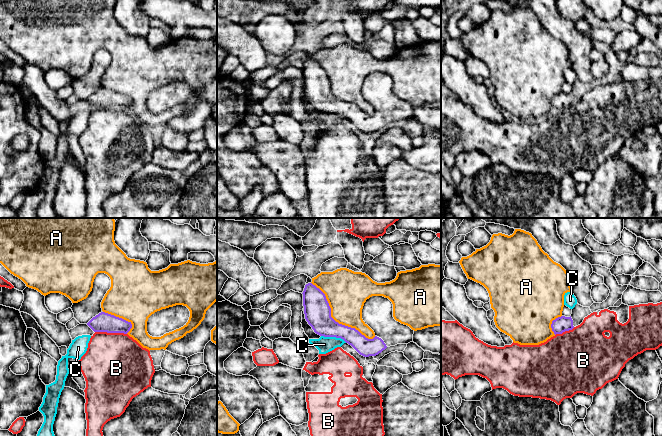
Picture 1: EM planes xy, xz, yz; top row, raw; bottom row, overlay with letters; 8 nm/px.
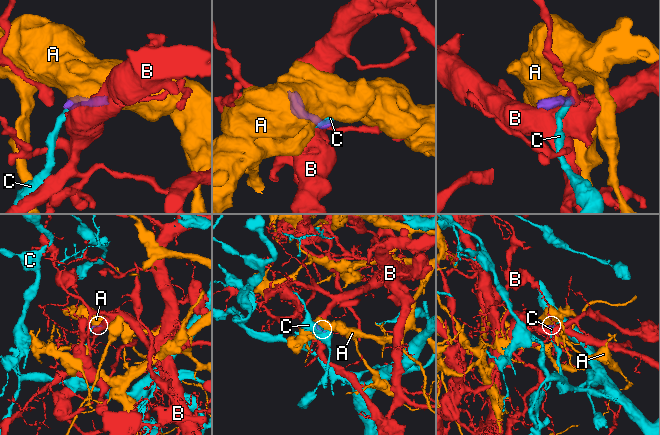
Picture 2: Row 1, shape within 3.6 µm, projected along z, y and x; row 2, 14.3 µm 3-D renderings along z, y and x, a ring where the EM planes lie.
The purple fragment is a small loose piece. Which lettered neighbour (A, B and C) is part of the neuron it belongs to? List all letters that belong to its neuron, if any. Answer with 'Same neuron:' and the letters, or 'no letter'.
Same neuron: no letter

